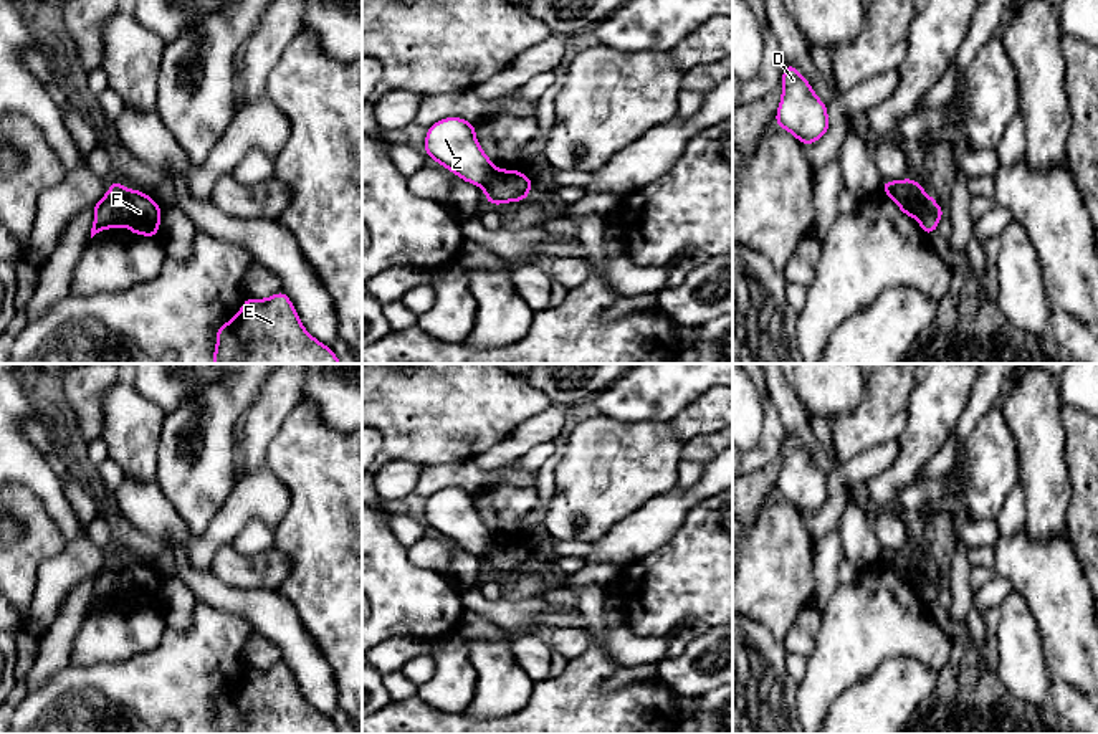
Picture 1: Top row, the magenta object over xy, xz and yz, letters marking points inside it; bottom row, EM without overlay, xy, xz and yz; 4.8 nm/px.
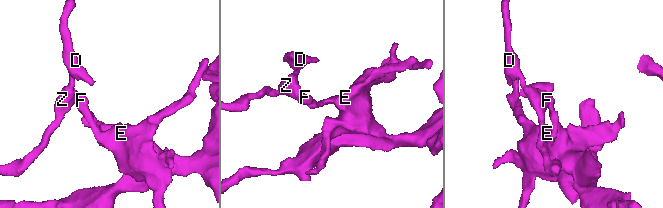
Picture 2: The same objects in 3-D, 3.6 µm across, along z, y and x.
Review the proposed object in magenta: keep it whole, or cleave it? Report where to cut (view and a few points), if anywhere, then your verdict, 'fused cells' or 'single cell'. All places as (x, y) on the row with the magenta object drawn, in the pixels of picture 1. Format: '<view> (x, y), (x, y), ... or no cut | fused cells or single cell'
xy (126, 189), (121, 199), (121, 214), (114, 225) | fused cells

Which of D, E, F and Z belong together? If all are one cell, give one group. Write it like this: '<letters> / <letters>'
D Z / E F

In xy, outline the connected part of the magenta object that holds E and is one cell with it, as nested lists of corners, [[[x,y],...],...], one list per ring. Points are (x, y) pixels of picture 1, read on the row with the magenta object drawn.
[[[283,291],[268,299],[246,298],[240,312],[217,331],[215,364],[342,364],[331,347],[308,334]]]

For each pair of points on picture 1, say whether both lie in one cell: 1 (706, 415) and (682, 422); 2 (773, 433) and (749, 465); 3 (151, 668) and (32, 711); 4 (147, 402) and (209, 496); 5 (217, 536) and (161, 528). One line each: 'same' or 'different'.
1: same
2: same
3: same
4: different
5: different

